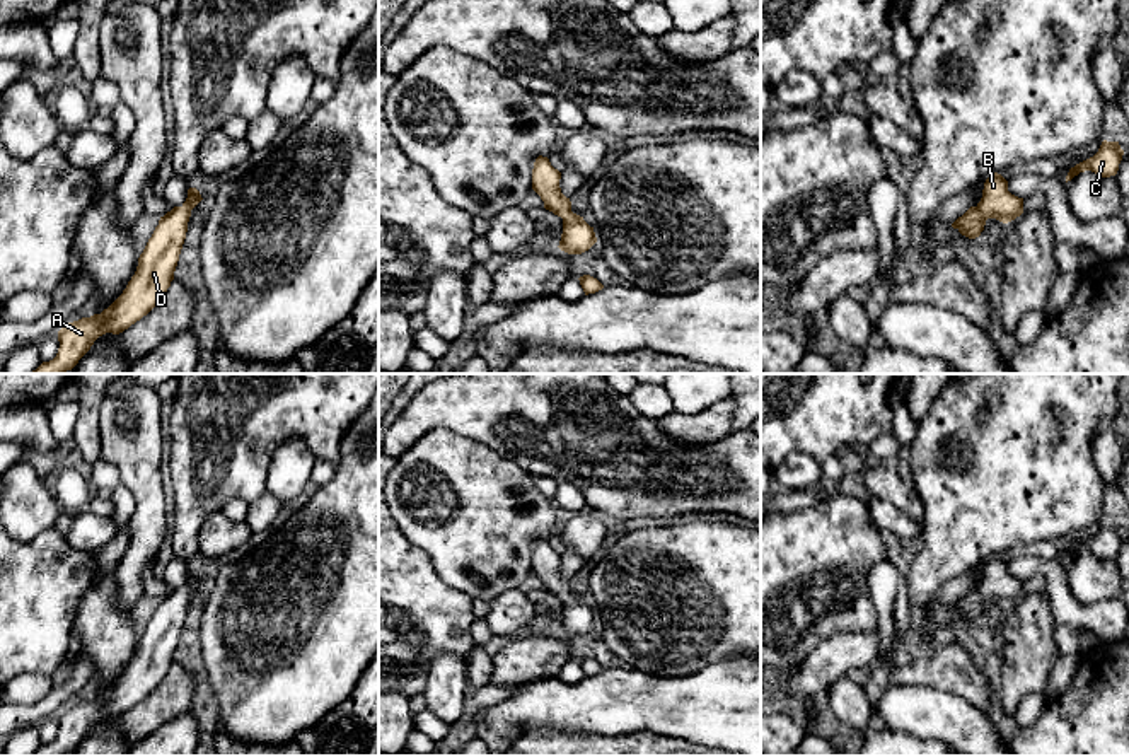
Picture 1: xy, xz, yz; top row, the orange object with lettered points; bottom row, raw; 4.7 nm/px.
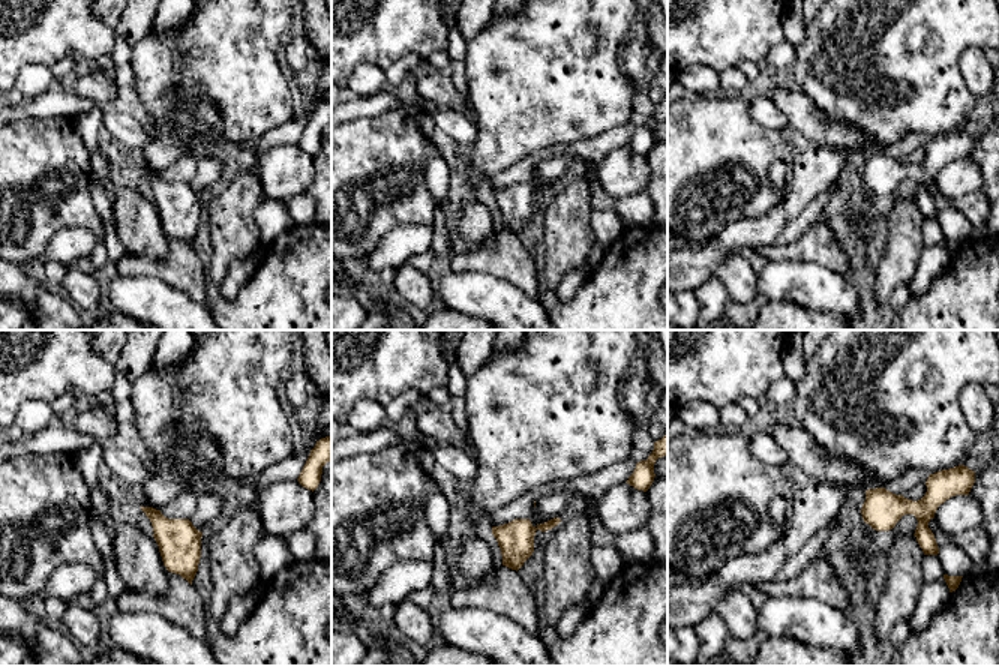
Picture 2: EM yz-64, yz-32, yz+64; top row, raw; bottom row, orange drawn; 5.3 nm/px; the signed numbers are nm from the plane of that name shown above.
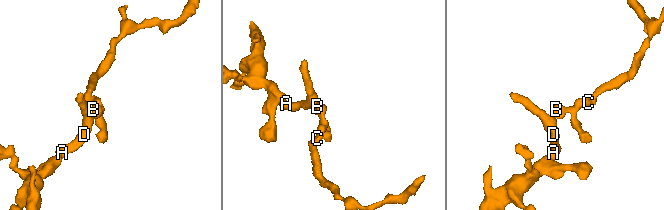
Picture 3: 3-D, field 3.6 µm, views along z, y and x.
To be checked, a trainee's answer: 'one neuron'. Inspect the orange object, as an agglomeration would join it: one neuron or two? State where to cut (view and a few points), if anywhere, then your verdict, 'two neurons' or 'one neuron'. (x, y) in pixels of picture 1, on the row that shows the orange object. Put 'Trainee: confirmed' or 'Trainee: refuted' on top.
Trainee: confirmed
no cut | one neuron

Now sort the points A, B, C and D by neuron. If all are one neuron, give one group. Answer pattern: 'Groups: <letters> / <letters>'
Groups: A B C D

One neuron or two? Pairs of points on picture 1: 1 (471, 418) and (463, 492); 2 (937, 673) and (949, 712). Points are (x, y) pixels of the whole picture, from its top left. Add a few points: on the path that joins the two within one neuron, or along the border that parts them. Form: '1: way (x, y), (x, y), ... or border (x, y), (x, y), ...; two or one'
1: border (430, 429), (449, 427), (505, 456); two
2: border (903, 685), (930, 685), (959, 695), (978, 709); two

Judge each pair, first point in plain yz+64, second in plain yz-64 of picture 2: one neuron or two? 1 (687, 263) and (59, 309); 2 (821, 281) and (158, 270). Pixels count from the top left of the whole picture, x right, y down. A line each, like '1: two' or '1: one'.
1: two
2: two

